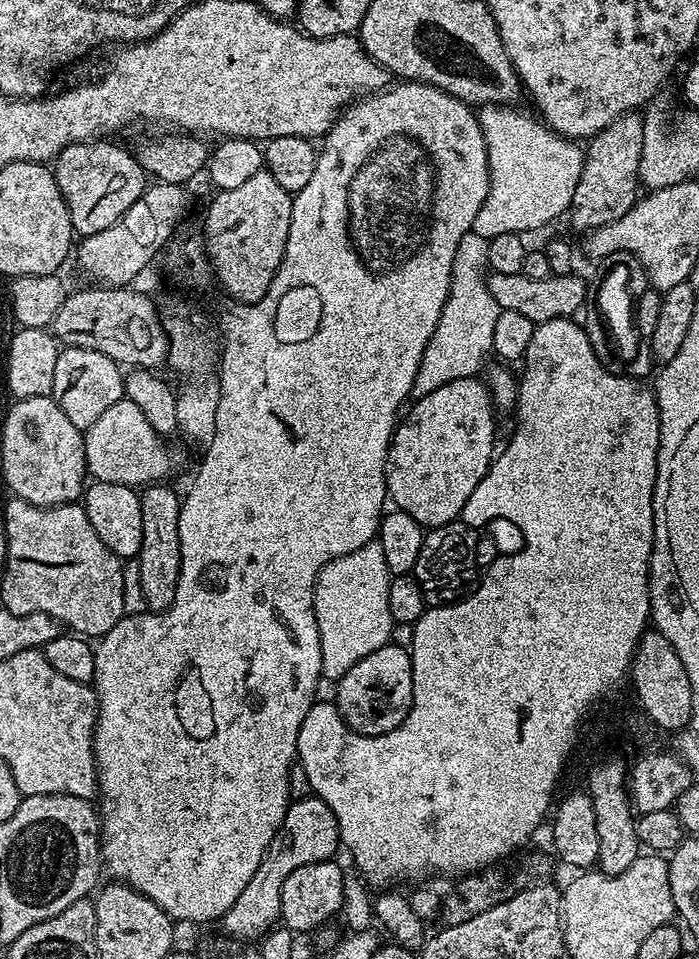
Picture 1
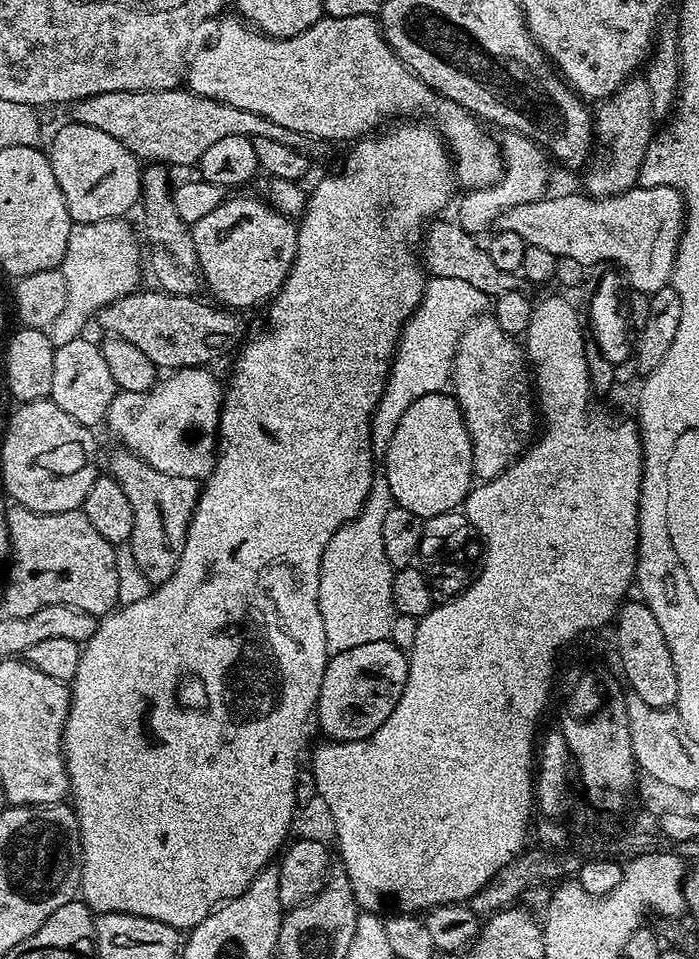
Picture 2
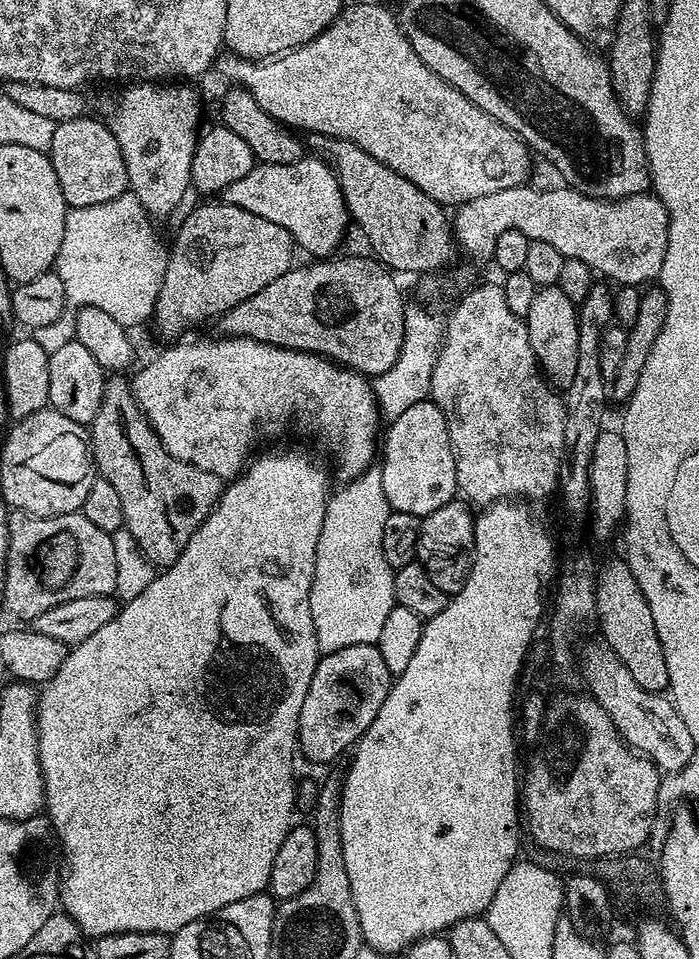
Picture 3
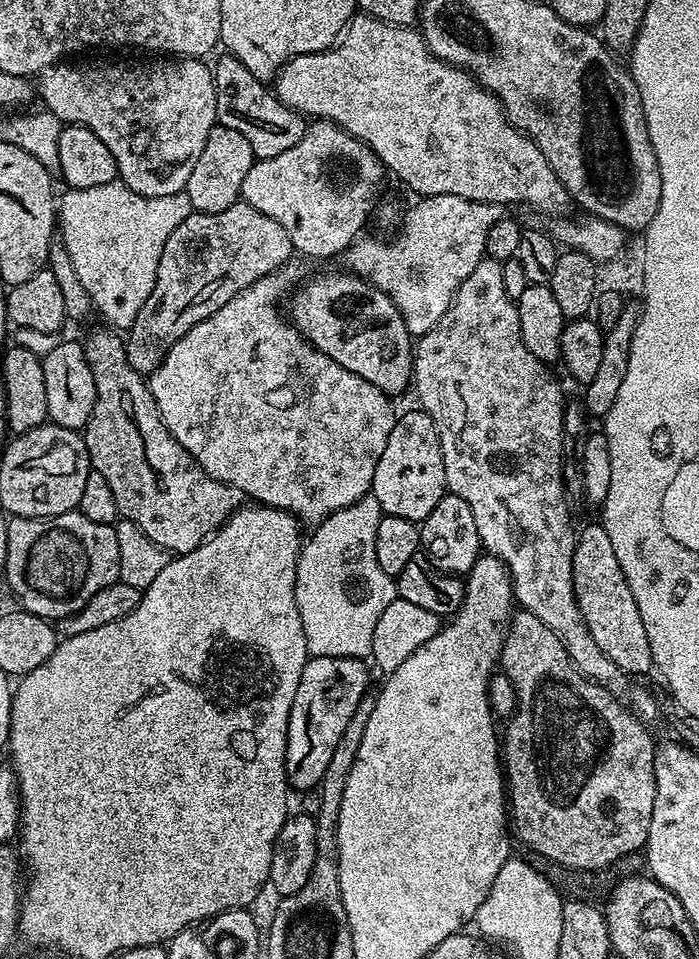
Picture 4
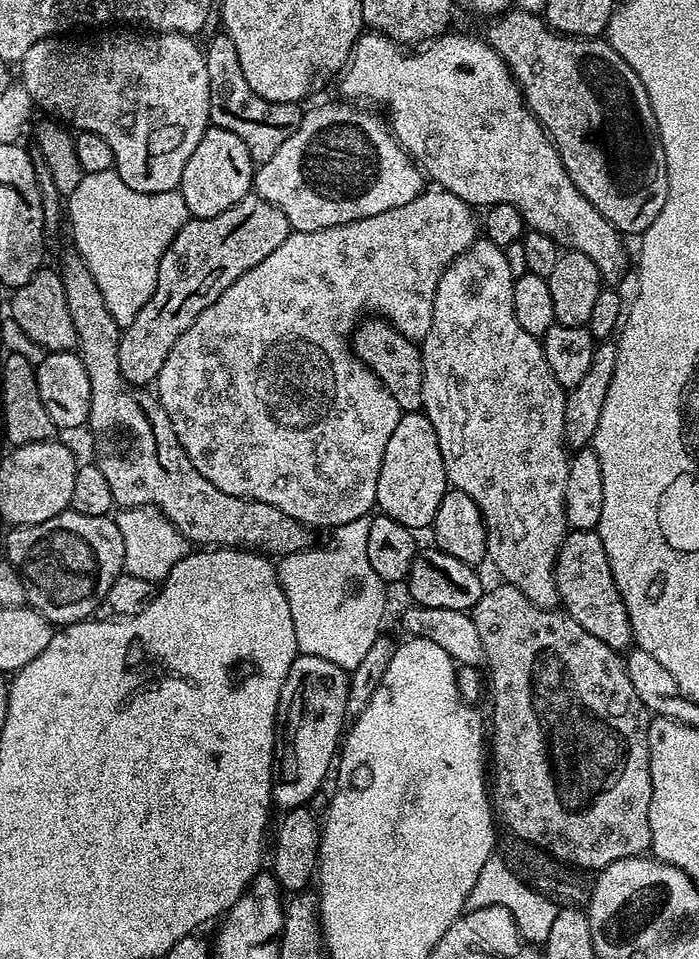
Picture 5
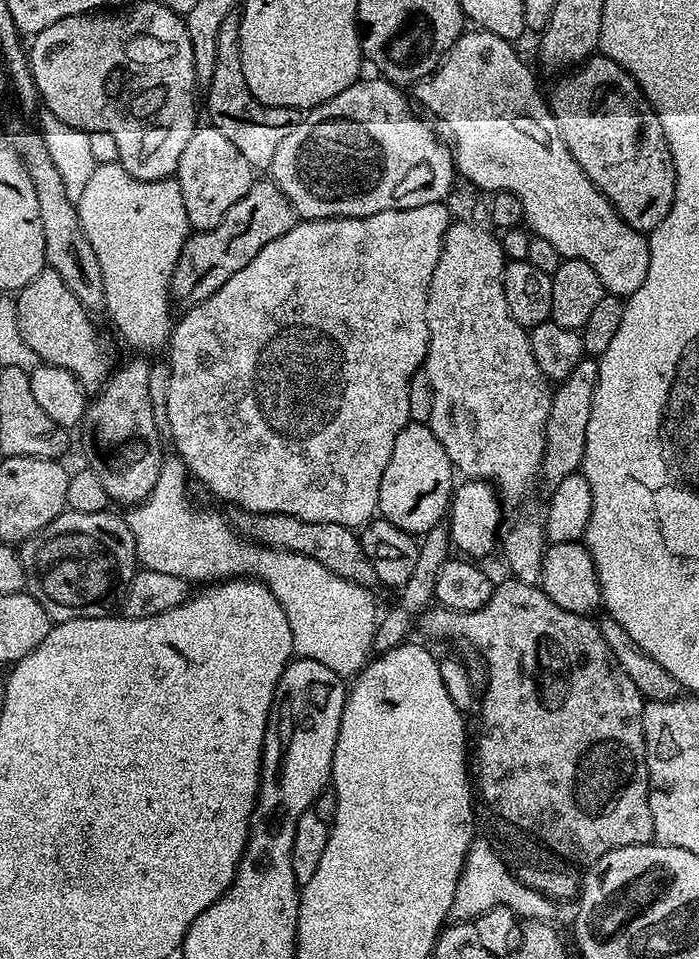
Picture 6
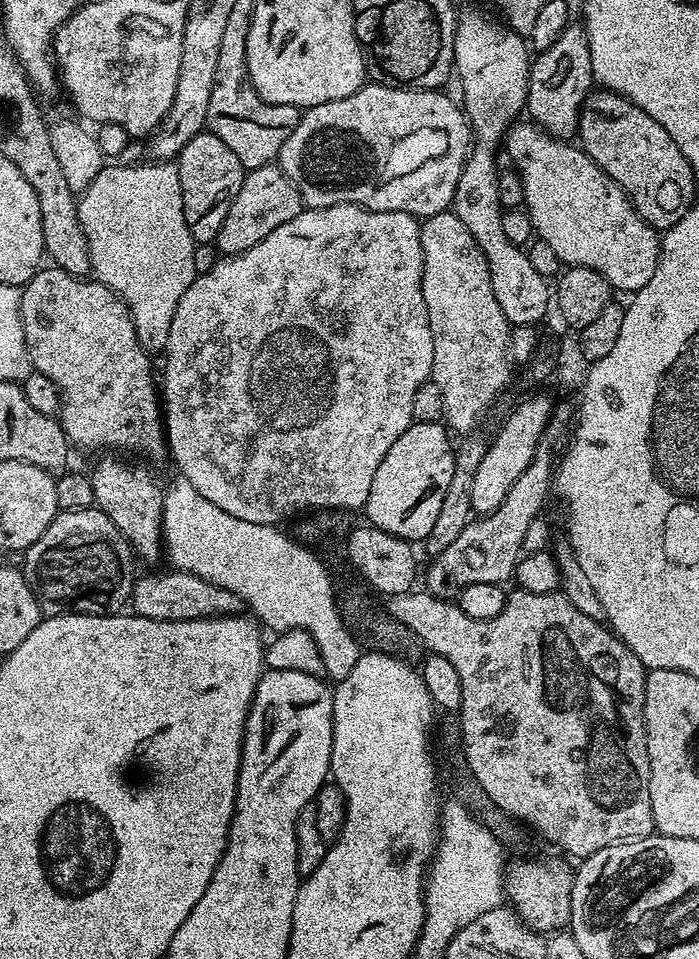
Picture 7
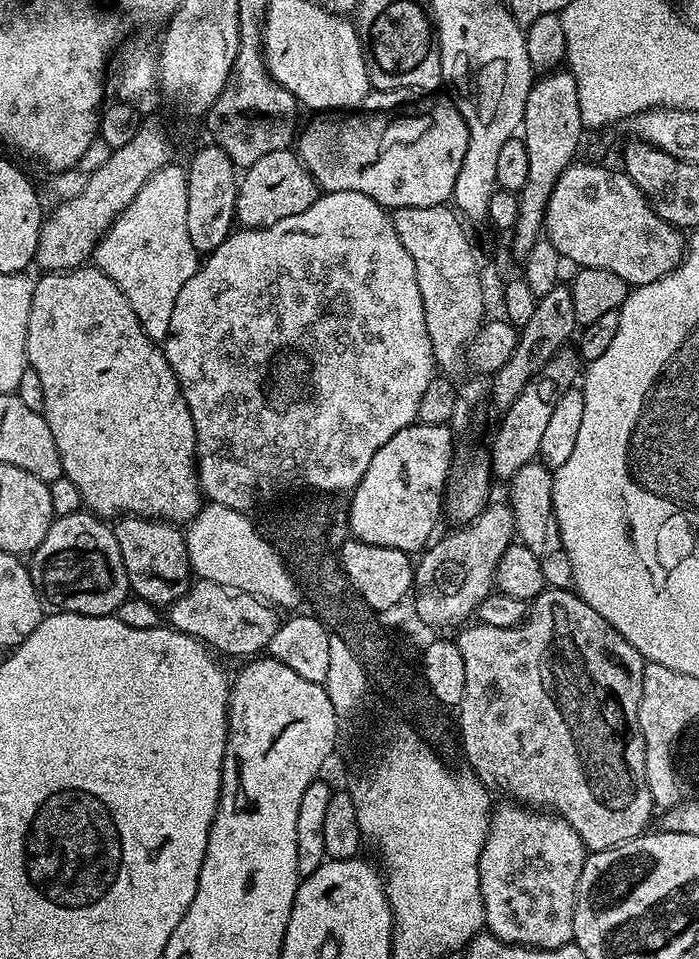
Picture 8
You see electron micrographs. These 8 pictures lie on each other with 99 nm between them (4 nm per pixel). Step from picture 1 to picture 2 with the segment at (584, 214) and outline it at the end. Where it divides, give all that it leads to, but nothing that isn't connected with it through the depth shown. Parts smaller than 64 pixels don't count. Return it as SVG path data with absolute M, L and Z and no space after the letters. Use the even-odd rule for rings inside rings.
M640 74L628 77L615 94L599 101L595 109L594 140L598 151L583 173L583 191L595 197L617 196L637 187L646 150L657 131L658 118L654 114L654 98L647 79Z

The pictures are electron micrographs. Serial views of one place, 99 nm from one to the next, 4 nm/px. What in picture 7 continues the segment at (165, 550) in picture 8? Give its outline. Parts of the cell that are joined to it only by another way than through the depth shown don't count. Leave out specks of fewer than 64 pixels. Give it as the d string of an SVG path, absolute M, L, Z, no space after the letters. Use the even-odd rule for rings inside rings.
M104 454L90 469L94 486L95 507L106 513L110 522L128 539L133 553L144 560L156 560L162 556L164 538L165 489L140 464L128 460L115 460L115 455Z

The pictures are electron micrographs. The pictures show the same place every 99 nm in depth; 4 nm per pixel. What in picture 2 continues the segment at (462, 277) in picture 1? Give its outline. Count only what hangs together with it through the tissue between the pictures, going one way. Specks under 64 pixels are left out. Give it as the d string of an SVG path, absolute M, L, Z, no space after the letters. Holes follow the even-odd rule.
M435 276L425 283L420 305L400 333L388 380L372 416L371 446L375 457L382 458L388 452L399 419L418 398L443 391L449 385L461 334L477 316L487 311L487 304L489 307L489 297L462 278Z

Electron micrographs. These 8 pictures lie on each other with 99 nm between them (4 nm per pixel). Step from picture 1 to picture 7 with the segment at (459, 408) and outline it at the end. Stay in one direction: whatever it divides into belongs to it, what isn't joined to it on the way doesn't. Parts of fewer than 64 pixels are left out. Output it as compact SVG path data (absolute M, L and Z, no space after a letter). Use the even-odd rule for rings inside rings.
M412 423L386 450L386 458L378 465L374 483L370 486L370 498L364 503L363 515L368 515L367 523L373 528L381 528L398 538L409 542L427 541L438 519L438 510L450 478L454 478L456 454L454 440L443 423Z

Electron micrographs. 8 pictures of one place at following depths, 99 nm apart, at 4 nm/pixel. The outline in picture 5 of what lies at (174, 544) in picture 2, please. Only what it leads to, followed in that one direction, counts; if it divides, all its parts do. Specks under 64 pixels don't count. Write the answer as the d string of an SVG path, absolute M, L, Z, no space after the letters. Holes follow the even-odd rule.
M68 250L68 253L61 258L60 264L58 263L58 271L70 310L70 322L74 322L78 355L82 358L82 366L86 366L86 375L90 378L92 401L87 427L104 436L95 459L99 463L102 474L106 474L106 482L110 482L110 494L114 494L114 505L120 508L151 506L158 509L192 546L243 548L267 554L272 558L289 556L301 552L303 548L313 547L314 532L308 525L290 518L285 512L278 510L278 506L226 494L218 490L214 482L198 474L182 442L178 442L178 434L166 410L160 405L159 399L147 387L128 384L126 378L122 378L122 370L118 366L118 346L122 330L118 322L114 322L106 306L106 298L102 298L102 290L98 290L98 282L94 282L94 274L90 274L83 258L75 250Z

